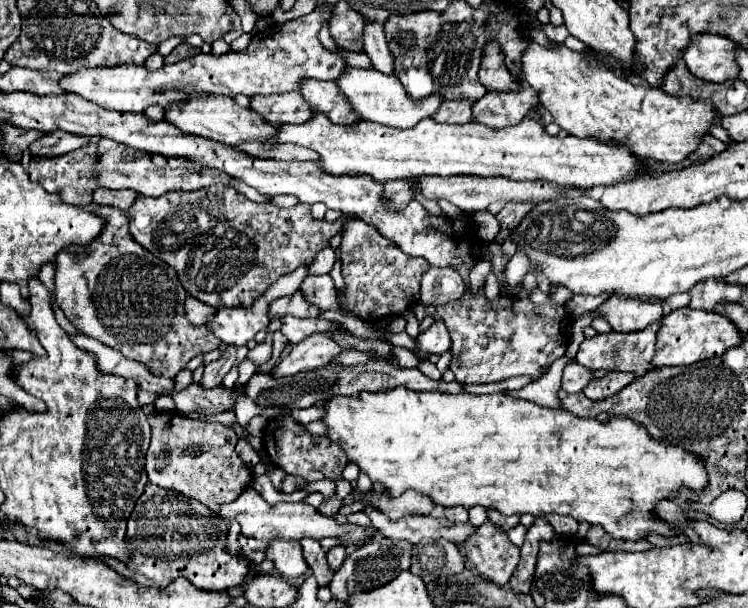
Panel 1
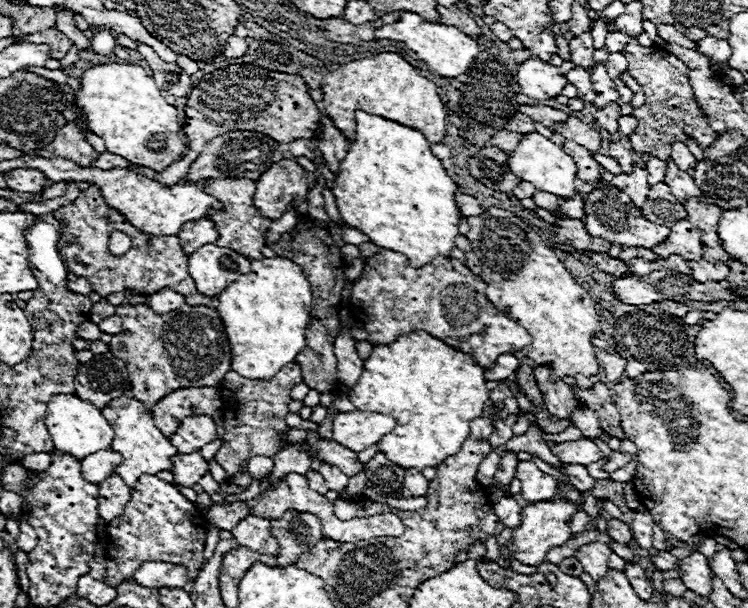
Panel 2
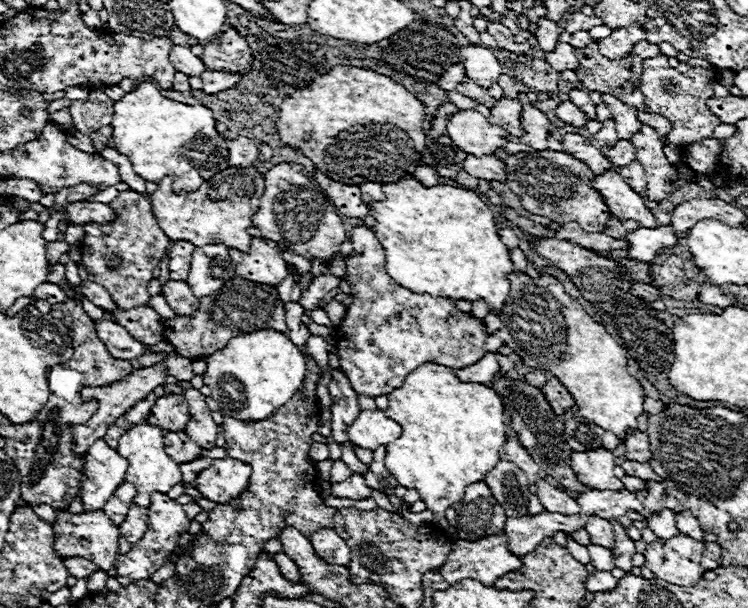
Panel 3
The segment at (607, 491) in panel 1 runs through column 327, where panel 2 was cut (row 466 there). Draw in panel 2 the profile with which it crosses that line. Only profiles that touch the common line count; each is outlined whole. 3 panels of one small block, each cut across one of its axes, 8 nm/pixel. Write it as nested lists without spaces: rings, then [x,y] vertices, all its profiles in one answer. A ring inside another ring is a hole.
[[[416,330],[410,334],[402,334],[392,344],[374,346],[370,358],[364,362],[364,372],[358,384],[348,392],[348,396],[358,410],[382,412],[392,416],[396,420],[396,428],[380,440],[380,452],[384,452],[394,464],[400,464],[402,468],[422,470],[426,466],[438,466],[462,448],[464,440],[470,434],[468,422],[482,414],[488,392],[490,390],[486,388],[484,370],[476,366],[470,354],[458,352],[442,340],[430,336],[428,332]]]

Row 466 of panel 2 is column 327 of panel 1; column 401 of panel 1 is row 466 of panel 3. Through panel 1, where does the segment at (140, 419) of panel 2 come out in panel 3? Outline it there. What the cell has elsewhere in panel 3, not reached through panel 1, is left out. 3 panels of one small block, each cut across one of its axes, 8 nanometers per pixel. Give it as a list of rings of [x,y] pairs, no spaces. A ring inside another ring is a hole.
[[[146,422],[132,426],[130,430],[126,430],[122,434],[120,444],[118,444],[118,452],[130,464],[126,470],[126,482],[136,484],[138,492],[134,496],[134,502],[138,506],[148,506],[152,492],[166,494],[174,484],[182,482],[182,472],[180,472],[178,464],[164,452],[164,438],[162,438],[162,430],[158,426],[150,426]]]

